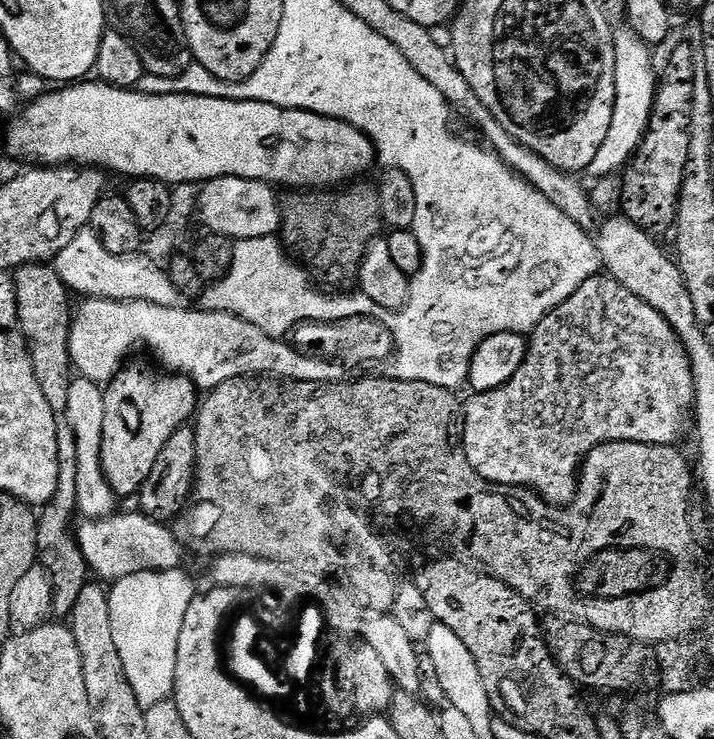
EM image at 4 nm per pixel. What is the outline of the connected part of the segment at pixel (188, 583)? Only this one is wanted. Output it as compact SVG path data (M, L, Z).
M180 568L130 574L111 585L108 601L114 646L118 646L122 666L126 666L126 678L130 678L134 698L140 704L157 704L175 693L178 634L182 634L182 621L196 595L195 582Z

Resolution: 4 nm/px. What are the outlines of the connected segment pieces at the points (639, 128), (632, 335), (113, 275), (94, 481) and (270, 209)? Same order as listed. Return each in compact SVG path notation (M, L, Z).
M620 26L614 32L614 50L616 65L614 66L614 82L616 83L616 105L614 118L610 122L610 131L601 149L594 156L587 175L604 178L614 172L619 173L635 155L641 141L648 132L648 123L652 117L652 107L656 101L656 86L658 83L658 68L652 65L653 49L638 38L631 28Z
M607 274L592 276L562 306L555 308L527 337L528 349L526 358L522 366L518 366L518 374L510 378L501 388L495 388L489 392L477 392L471 398L472 401L465 403L462 408L462 423L464 425L464 449L466 458L470 466L484 480L491 484L505 484L508 488L530 488L540 493L545 500L557 505L564 506L576 499L576 485L578 483L578 473L580 465L584 463L584 458L590 454L600 444L609 444L615 440L625 440L626 442L638 442L639 444L670 444L675 445L676 439L684 432L684 412L693 411L696 395L694 394L694 378L692 377L692 363L688 357L688 352L684 348L684 343L678 338L678 334L654 310L654 306L646 306L638 294L630 294L626 286L619 284Z
M91 230L78 233L74 242L56 255L54 267L58 278L68 288L69 293L81 292L81 297L93 300L141 300L154 306L177 307L182 297L163 267L150 262L142 254L135 256L115 256L102 246L102 242Z
M73 379L66 423L74 430L74 438L78 442L78 509L90 520L102 520L117 511L118 497L102 466L102 422L105 418L104 388L92 380Z
M227 176L217 180L209 180L204 184L198 207L198 220L205 224L209 233L227 236L233 242L237 240L249 240L250 238L266 238L276 236L280 230L280 210L278 196L274 193L273 185L264 184L261 180L247 180L237 176Z

